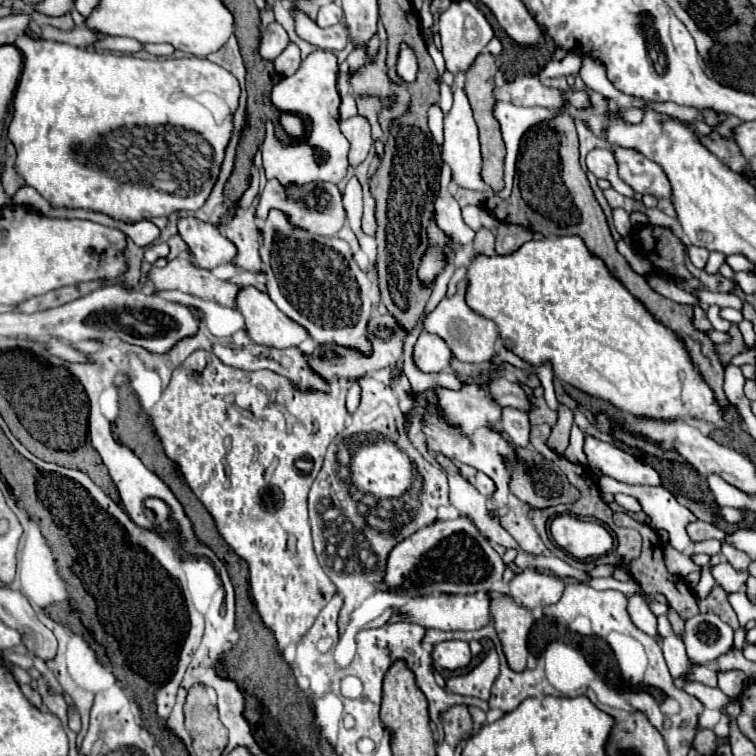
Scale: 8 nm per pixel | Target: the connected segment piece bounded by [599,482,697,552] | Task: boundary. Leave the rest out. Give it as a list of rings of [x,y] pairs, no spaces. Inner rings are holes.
[[[599,482],[601,492],[605,494],[615,494],[623,492],[639,500],[641,508],[645,514],[651,516],[651,526],[653,528],[665,528],[671,536],[671,546],[679,552],[687,550],[687,532],[685,526],[689,522],[695,522],[697,516],[681,506],[669,490],[663,486],[633,486],[633,484],[611,484],[611,482]]]

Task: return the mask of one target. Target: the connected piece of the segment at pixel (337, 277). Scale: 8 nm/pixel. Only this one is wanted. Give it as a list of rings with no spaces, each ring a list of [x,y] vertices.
[[[271,210],[261,228],[261,260],[271,300],[291,320],[301,324],[321,344],[335,342],[371,354],[367,322],[371,316],[371,280],[353,260],[345,240],[315,236],[289,224],[287,216]]]

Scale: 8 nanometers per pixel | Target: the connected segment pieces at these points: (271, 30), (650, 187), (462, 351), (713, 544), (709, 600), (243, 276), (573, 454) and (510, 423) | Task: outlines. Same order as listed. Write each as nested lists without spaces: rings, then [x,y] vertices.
[[[271,22],[261,28],[261,42],[259,42],[261,58],[275,60],[285,50],[287,44],[289,44],[289,36],[279,22]]]
[[[615,148],[615,160],[619,166],[619,178],[635,192],[651,194],[655,198],[671,196],[671,184],[657,162],[625,148]]]
[[[459,282],[457,294],[453,298],[443,298],[435,306],[435,310],[423,318],[423,330],[441,336],[457,360],[461,360],[461,362],[487,362],[495,354],[493,344],[497,340],[497,326],[491,320],[471,312],[469,306],[465,304],[463,292],[465,292],[465,286],[463,286],[463,282]]]
[[[705,540],[705,542],[697,542],[697,544],[695,544],[695,554],[705,552],[705,554],[713,556],[713,554],[719,554],[719,552],[721,552],[721,546],[723,546],[723,542],[719,542],[719,540]]]
[[[713,586],[713,590],[709,592],[707,598],[699,600],[699,608],[701,612],[715,612],[723,622],[727,622],[733,630],[739,628],[739,622],[737,622],[737,614],[733,612],[729,600],[727,600],[727,594],[723,592],[721,586]]]
[[[241,271],[240,273],[236,274],[232,278],[229,279],[229,282],[233,284],[239,284],[242,286],[254,286],[257,289],[259,289],[262,292],[267,292],[266,286],[264,283],[260,283],[257,279],[256,276],[247,271]]]
[[[573,424],[571,438],[569,438],[569,446],[563,452],[563,456],[567,460],[571,460],[573,464],[585,464],[585,460],[587,460],[585,458],[585,452],[583,452],[583,438],[585,438],[585,434],[577,428],[577,424]]]
[[[505,406],[501,408],[501,426],[503,432],[513,440],[517,446],[529,446],[529,418],[525,412],[519,412],[517,408]]]

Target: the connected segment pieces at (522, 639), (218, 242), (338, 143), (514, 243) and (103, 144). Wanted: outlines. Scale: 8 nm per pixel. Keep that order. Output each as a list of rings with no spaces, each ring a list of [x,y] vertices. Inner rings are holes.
[[[491,596],[491,614],[497,636],[501,640],[507,664],[515,672],[527,668],[527,636],[533,624],[533,616],[527,608],[515,604],[511,596]]]
[[[185,216],[177,220],[177,230],[181,240],[187,244],[189,254],[193,256],[193,264],[197,268],[213,270],[219,264],[233,262],[237,248],[229,242],[217,226],[203,222],[193,216]]]
[[[315,50],[309,54],[299,70],[283,78],[271,94],[271,102],[279,112],[291,112],[301,116],[307,122],[307,132],[303,138],[295,142],[265,142],[261,146],[263,152],[263,170],[267,178],[277,178],[281,184],[309,184],[309,182],[333,182],[337,184],[345,178],[349,168],[347,152],[349,142],[339,130],[339,92],[337,92],[337,58],[333,52]],[[323,156],[323,158],[319,158]]]
[[[501,224],[497,230],[497,254],[511,254],[515,252],[523,242],[529,240],[529,230],[519,224]]]
[[[27,34],[19,36],[13,42],[25,56],[23,78],[13,96],[13,116],[7,126],[7,138],[15,146],[15,172],[23,178],[25,186],[35,188],[51,208],[85,208],[93,212],[103,212],[121,222],[139,222],[153,216],[169,216],[175,210],[197,210],[205,204],[223,162],[225,146],[231,138],[231,116],[239,100],[239,82],[225,68],[203,60],[203,58],[159,58],[159,60],[141,60],[125,54],[111,52],[89,52],[85,48],[75,48],[63,42],[51,42],[45,38],[29,38]]]

